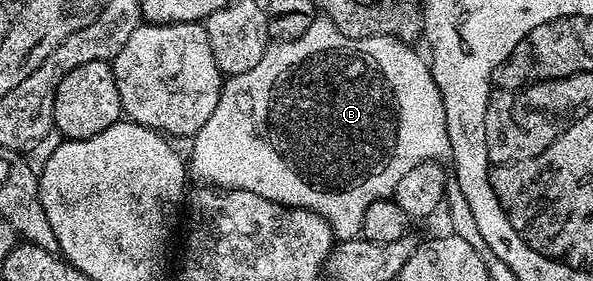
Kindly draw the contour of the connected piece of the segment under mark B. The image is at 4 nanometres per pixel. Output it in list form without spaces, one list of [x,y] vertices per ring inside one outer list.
[[[317,18],[313,22],[313,26],[309,26],[309,30],[305,30],[305,34],[301,34],[301,38],[293,38],[292,40],[277,40],[268,43],[265,54],[261,58],[261,62],[257,62],[257,66],[253,66],[253,70],[245,70],[245,74],[237,74],[230,77],[224,83],[221,90],[221,98],[217,102],[217,110],[213,110],[213,114],[209,114],[209,122],[205,122],[205,126],[201,126],[201,130],[195,133],[193,143],[195,145],[191,148],[191,160],[189,156],[189,172],[192,177],[195,176],[196,181],[202,182],[207,186],[214,186],[220,190],[230,190],[236,188],[237,190],[249,190],[253,194],[257,194],[261,198],[269,198],[278,204],[287,204],[291,208],[304,208],[313,214],[317,214],[321,218],[325,218],[331,226],[331,230],[336,241],[342,242],[345,240],[356,239],[361,233],[361,222],[365,218],[365,210],[369,210],[369,206],[373,206],[375,200],[386,200],[394,197],[395,187],[397,182],[401,182],[401,178],[405,178],[405,174],[409,174],[409,170],[413,170],[413,166],[417,166],[426,160],[433,160],[436,162],[442,161],[444,158],[451,155],[451,143],[449,142],[449,134],[447,133],[447,123],[445,122],[445,106],[441,98],[441,90],[437,86],[437,82],[431,73],[431,65],[426,59],[423,60],[414,52],[410,43],[396,40],[393,36],[370,36],[369,38],[349,38],[345,34],[341,34],[341,30],[337,28],[332,20],[326,18]]]

